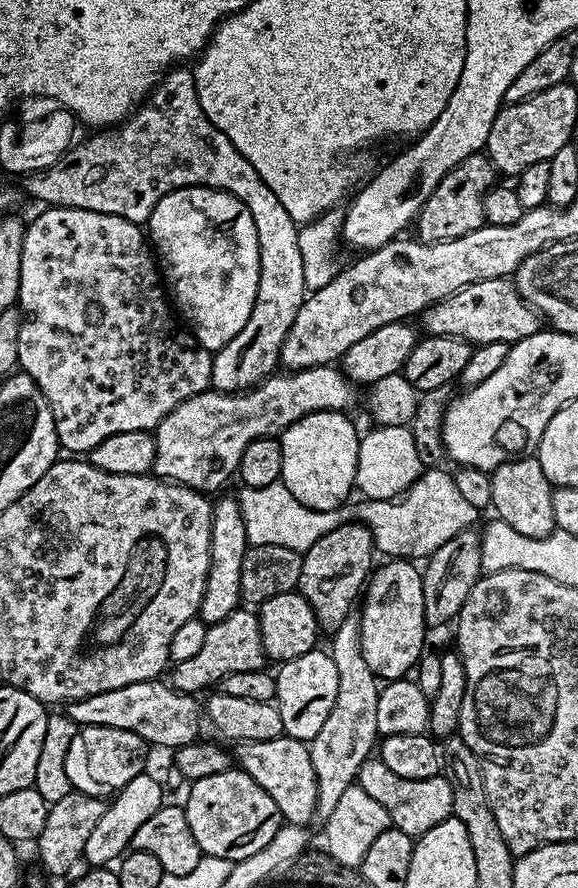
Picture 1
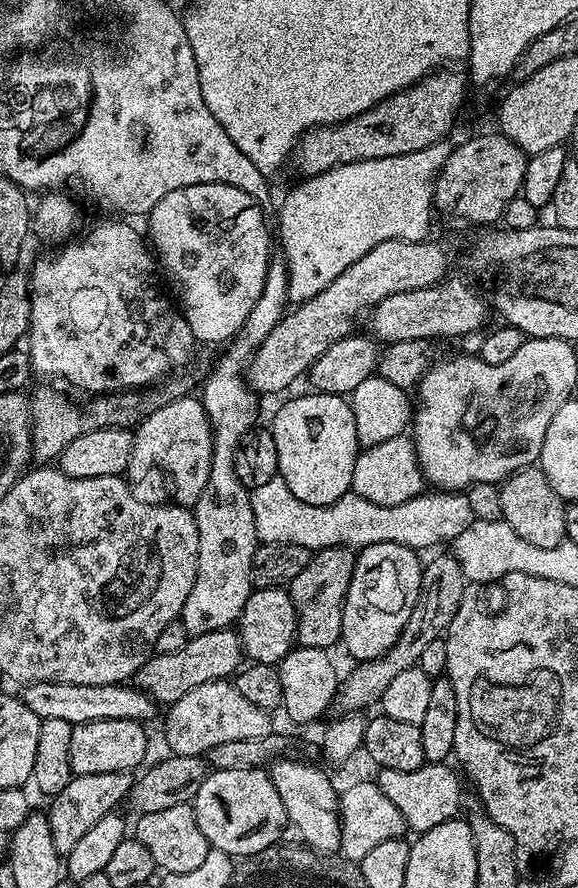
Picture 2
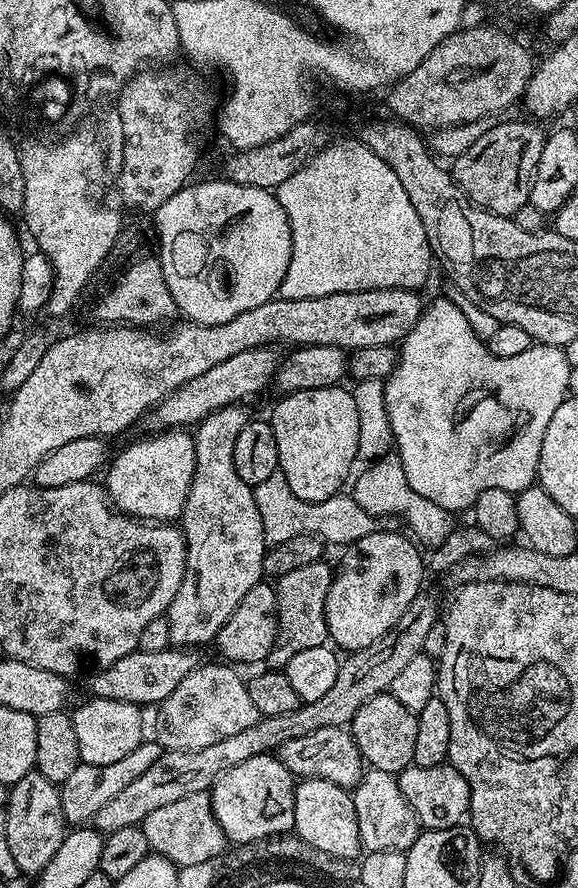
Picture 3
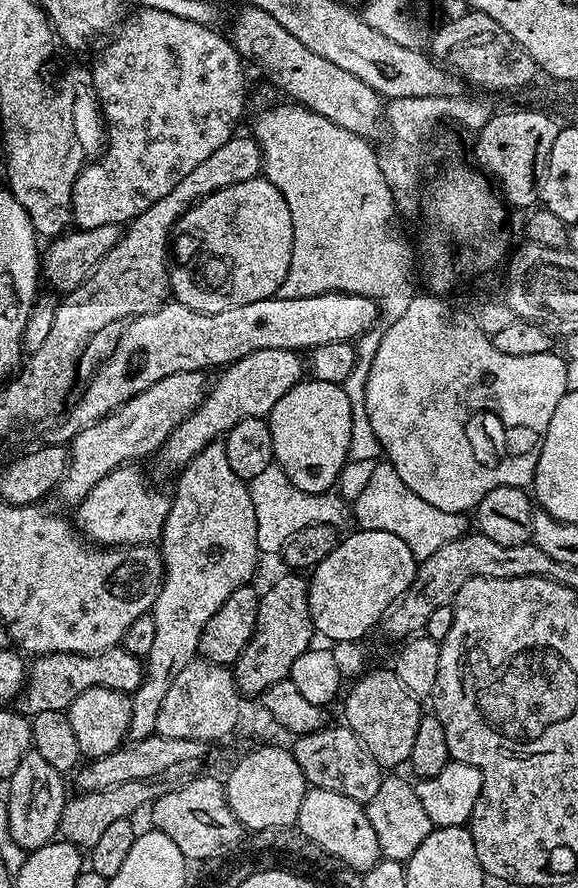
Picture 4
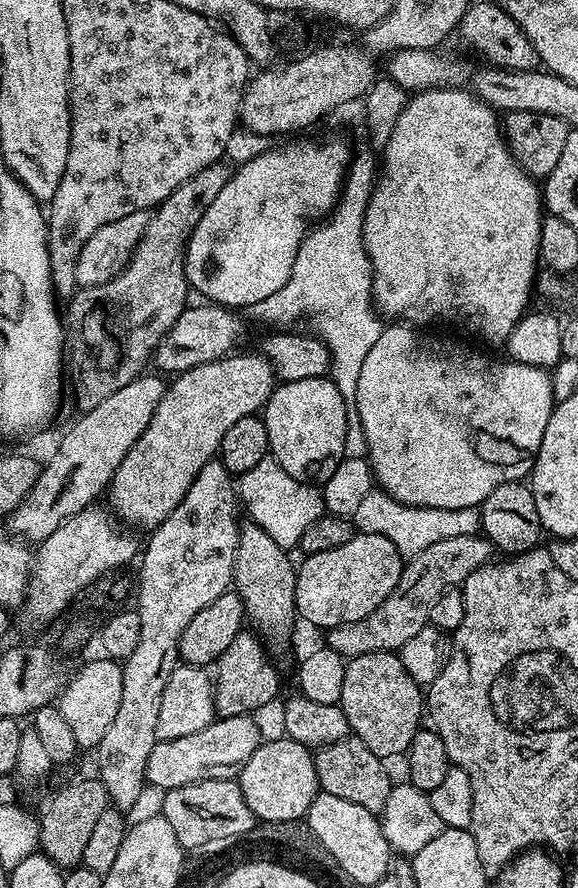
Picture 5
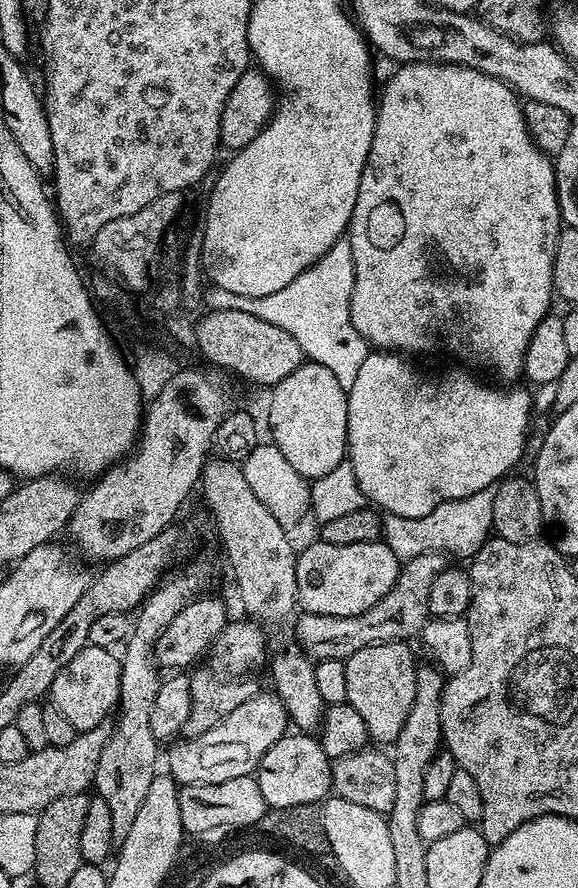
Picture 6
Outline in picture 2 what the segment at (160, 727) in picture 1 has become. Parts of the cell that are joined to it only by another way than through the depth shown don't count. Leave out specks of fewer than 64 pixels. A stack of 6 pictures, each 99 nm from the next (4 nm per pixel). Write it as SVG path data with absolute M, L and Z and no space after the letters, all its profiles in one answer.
M34 682L23 685L22 699L40 721L46 718L58 718L61 722L70 722L73 726L96 722L102 718L126 718L149 722L156 716L158 705L145 692L131 683L107 684L106 686L73 686L70 682Z

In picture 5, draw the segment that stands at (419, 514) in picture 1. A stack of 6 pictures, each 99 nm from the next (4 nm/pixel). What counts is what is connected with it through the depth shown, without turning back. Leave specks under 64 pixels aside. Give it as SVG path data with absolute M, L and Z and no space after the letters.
M271 458L258 462L258 466L254 466L254 470L239 473L238 500L247 519L262 530L266 530L266 534L270 534L270 538L274 538L274 542L278 542L278 546L282 546L286 550L295 549L302 538L302 530L306 530L306 526L310 526L310 522L318 522L318 518L325 515L326 512L319 487L303 484L290 478L290 474L286 474L286 470L282 470L282 466L278 466L278 462Z

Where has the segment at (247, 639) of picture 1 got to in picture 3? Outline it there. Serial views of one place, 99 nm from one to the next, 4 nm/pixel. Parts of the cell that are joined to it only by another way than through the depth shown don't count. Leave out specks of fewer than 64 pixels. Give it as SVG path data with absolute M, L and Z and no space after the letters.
M170 646L166 650L158 650L158 654L139 650L126 654L126 658L118 658L110 666L93 671L88 680L89 693L98 698L110 698L114 702L130 702L141 706L159 706L174 692L178 682L190 674L198 666L198 659L191 647Z

